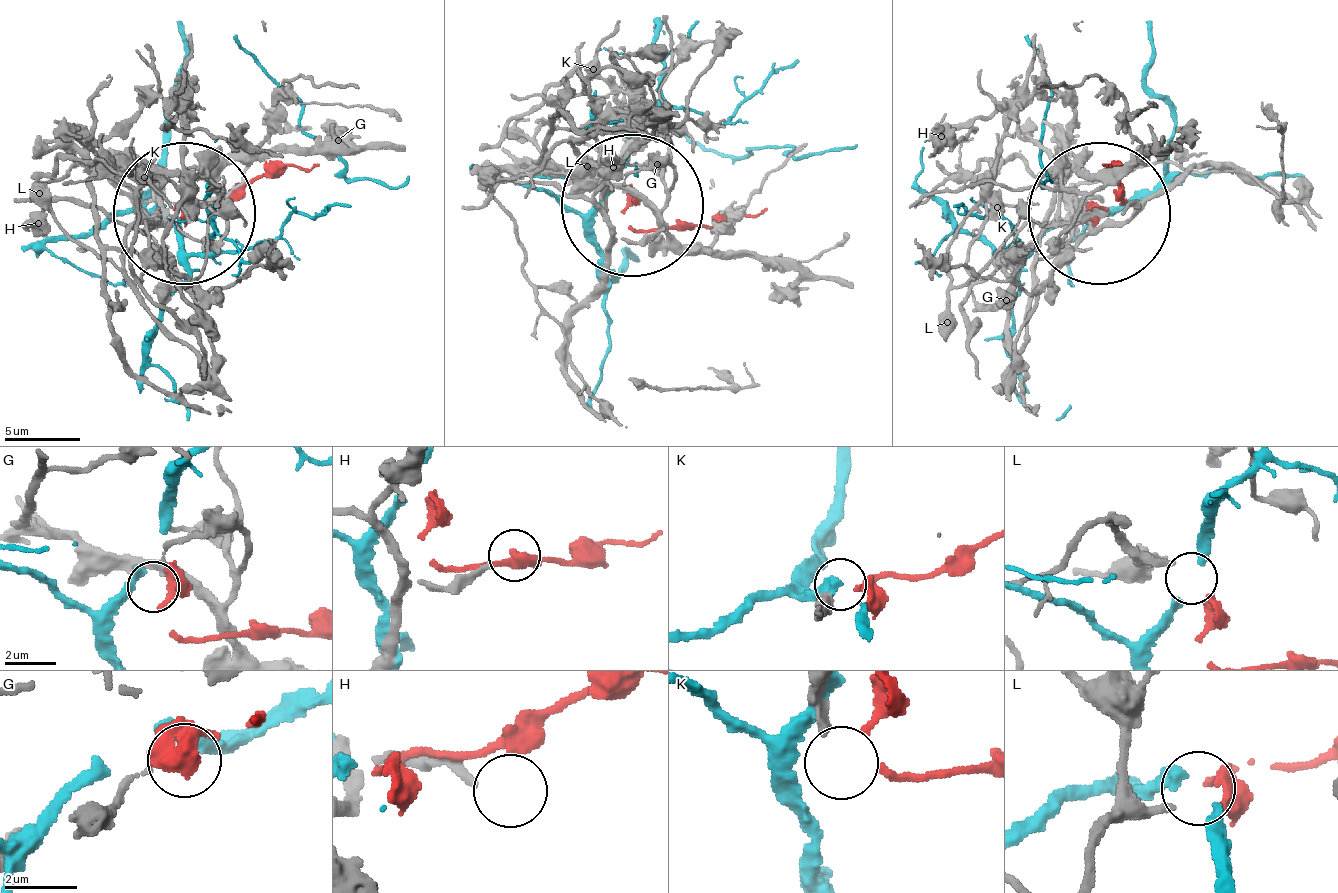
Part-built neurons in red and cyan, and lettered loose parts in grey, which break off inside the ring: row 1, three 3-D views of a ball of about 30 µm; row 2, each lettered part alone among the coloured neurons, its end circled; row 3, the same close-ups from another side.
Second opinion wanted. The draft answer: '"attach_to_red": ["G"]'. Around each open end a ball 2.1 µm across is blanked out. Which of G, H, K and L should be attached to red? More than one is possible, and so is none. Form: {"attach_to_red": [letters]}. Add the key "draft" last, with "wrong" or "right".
{"attach_to_red": ["L"], "draft": "wrong"}

